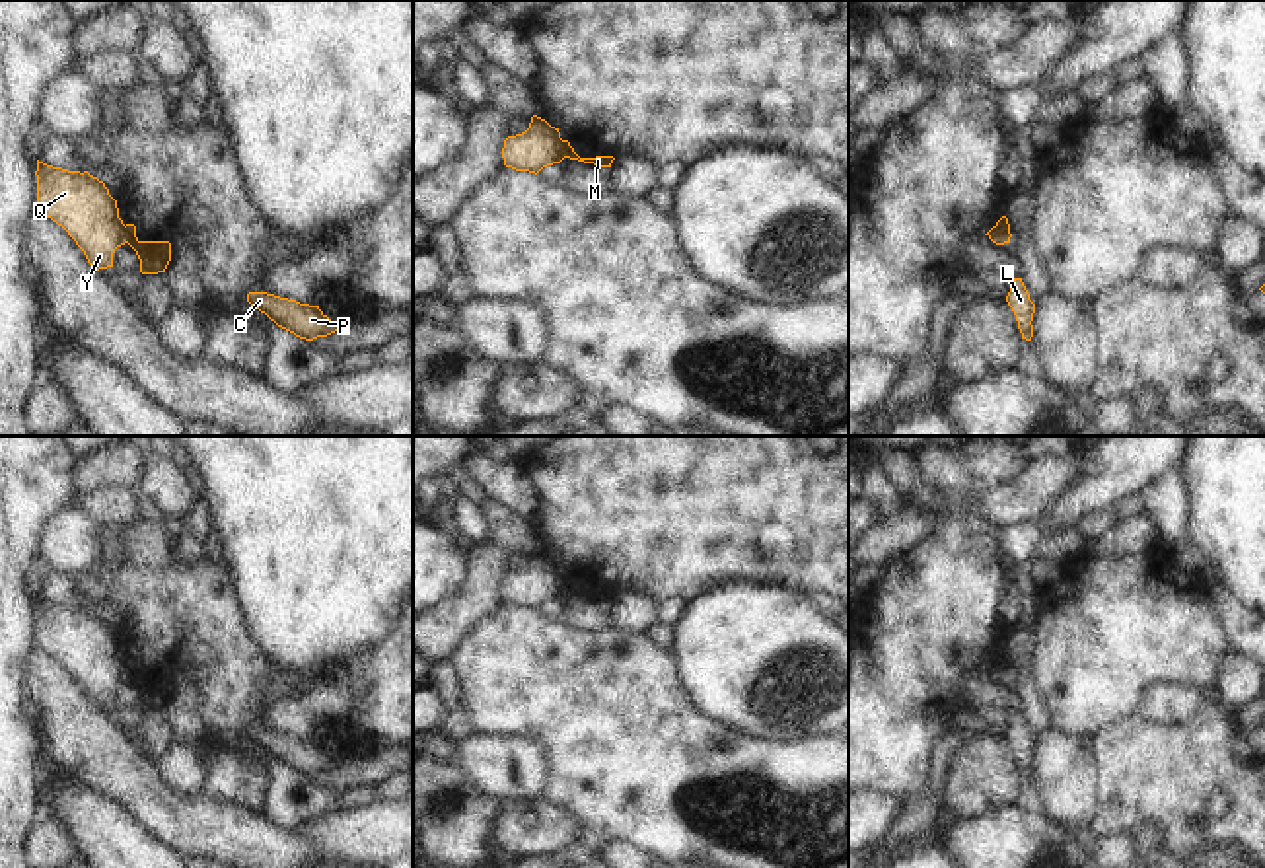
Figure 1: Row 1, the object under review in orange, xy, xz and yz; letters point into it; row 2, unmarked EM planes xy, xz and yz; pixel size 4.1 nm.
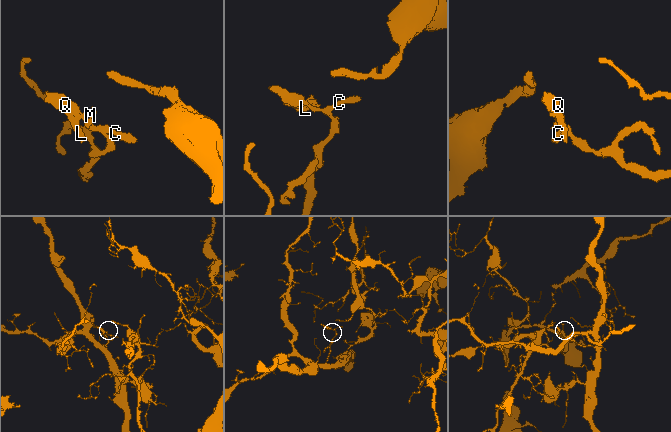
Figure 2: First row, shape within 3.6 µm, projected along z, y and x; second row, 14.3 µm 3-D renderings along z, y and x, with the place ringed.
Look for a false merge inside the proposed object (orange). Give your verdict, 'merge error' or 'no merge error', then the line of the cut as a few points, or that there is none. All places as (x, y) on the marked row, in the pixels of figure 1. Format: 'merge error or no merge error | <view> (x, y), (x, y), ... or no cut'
merge error | xz (561, 139), (565, 156)

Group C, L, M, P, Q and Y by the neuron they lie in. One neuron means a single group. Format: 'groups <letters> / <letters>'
groups C M P / L Q Y

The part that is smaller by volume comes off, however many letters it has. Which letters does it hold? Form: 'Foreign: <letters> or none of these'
Foreign: L, Q, Y

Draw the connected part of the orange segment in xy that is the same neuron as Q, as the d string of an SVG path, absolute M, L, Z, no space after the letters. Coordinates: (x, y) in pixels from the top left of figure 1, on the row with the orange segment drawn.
M39 160L35 175L39 214L62 226L97 271L113 267L115 249L128 241L105 183Z

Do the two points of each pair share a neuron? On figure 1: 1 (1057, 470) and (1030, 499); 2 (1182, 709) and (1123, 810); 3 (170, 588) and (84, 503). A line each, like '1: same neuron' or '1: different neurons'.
1: same neuron
2: different neurons
3: different neurons

